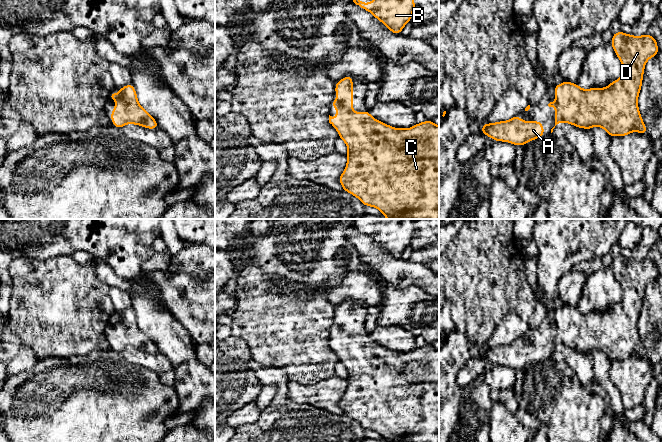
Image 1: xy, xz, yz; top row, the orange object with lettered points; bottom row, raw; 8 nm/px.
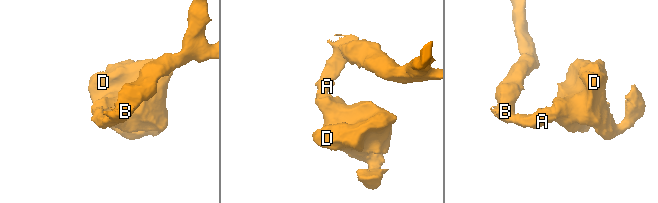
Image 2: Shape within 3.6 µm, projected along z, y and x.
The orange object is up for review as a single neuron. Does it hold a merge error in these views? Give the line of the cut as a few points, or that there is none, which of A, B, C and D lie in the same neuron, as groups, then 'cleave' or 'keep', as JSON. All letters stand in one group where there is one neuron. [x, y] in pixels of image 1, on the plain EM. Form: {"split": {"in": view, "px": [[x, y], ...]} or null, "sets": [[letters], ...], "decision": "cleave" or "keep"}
{"split": null, "sets": [["A", "B", "C", "D"]], "decision": "keep"}

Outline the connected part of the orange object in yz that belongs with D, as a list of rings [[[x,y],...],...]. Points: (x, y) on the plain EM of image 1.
[[[619,255],[613,257],[610,268],[623,291],[620,302],[604,312],[582,313],[577,307],[569,305],[556,309],[554,311],[556,325],[548,328],[549,331],[556,332],[555,350],[561,346],[588,354],[598,350],[605,353],[610,361],[627,360],[633,355],[647,358],[647,352],[638,332],[638,320],[642,311],[645,288],[659,277],[657,264],[648,257],[634,260]]]

